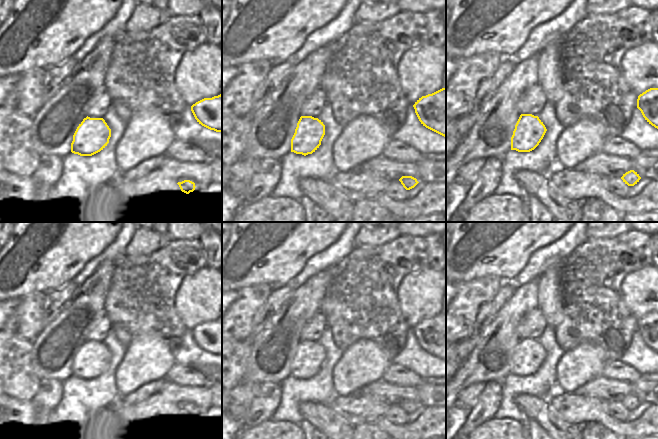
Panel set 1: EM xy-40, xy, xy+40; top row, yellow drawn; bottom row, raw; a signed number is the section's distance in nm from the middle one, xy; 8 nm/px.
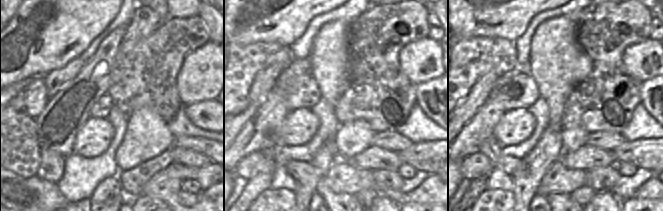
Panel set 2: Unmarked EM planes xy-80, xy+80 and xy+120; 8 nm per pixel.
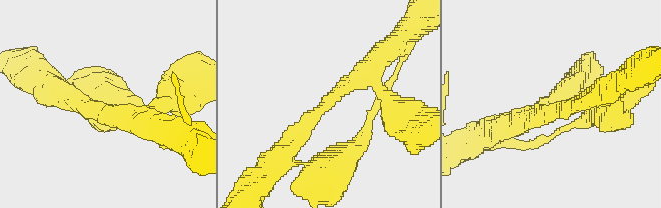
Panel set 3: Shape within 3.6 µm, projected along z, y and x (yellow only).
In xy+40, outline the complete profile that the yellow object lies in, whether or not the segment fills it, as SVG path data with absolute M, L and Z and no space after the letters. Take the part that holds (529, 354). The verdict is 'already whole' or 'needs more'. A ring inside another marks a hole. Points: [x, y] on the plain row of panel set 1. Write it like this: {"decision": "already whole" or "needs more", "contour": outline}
{"decision": "needs more", "contour": "M537 279L515 288L511 297L487 326L475 347L446 381L446 410L454 406L457 402L457 395L472 384L502 382L510 374L530 376L539 369L547 355L545 349L538 340L520 338L517 333L521 319L534 308L537 308Z"}

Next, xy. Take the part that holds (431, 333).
{"decision": "already whole", "contour": "M446 312L422 320L413 331L423 350L446 361Z"}

